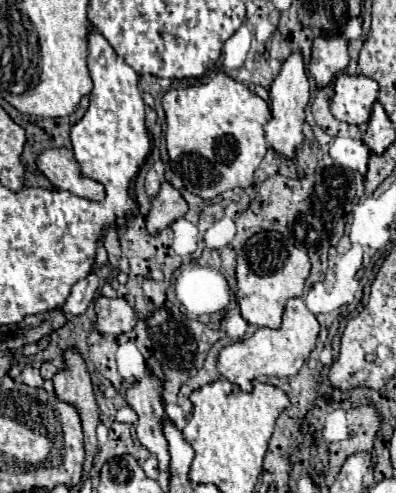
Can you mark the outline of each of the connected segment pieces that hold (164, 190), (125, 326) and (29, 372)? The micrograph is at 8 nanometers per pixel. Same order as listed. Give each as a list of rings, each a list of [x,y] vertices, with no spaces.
[[[164,182],[160,186],[160,192],[152,198],[152,208],[148,214],[148,230],[150,232],[158,232],[168,228],[176,218],[184,216],[188,210],[186,200],[180,196],[180,192],[170,186],[168,182]]]
[[[106,296],[96,298],[96,330],[102,336],[106,334],[118,336],[130,332],[134,324],[136,324],[134,312],[124,298],[106,298]]]
[[[26,366],[26,368],[22,370],[22,380],[24,380],[24,384],[28,384],[28,386],[42,386],[42,384],[44,384],[40,372],[38,372],[36,368],[32,368],[32,366]]]

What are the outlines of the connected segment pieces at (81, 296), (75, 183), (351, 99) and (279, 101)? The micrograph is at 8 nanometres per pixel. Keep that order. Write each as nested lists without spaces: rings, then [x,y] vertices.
[[[90,272],[84,280],[80,280],[80,284],[72,286],[72,292],[70,292],[62,312],[68,316],[82,316],[86,312],[88,304],[94,300],[96,290],[98,290],[98,276],[94,272]]]
[[[50,148],[44,150],[38,160],[38,170],[60,190],[68,190],[80,198],[88,200],[102,200],[104,198],[104,186],[96,184],[94,180],[88,180],[80,176],[80,168],[76,164],[76,158],[72,150],[66,148]]]
[[[340,72],[334,80],[334,94],[330,98],[330,112],[346,124],[362,126],[368,122],[372,104],[378,98],[378,84],[366,76],[348,76]]]
[[[294,52],[284,60],[278,76],[274,78],[274,82],[270,86],[270,96],[272,96],[272,104],[270,104],[272,118],[264,126],[266,140],[278,154],[282,154],[286,158],[292,158],[294,152],[302,146],[302,140],[304,140],[304,134],[302,134],[304,110],[306,110],[308,100],[310,100],[310,84],[308,84],[308,76],[306,76],[306,70],[304,70],[302,54]]]

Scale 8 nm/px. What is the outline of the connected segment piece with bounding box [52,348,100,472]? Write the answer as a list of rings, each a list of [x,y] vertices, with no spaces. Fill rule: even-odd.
[[[66,348],[64,352],[64,368],[56,372],[52,378],[56,396],[64,402],[70,402],[76,406],[80,418],[82,418],[82,430],[84,430],[84,444],[86,444],[86,462],[84,472],[90,472],[92,458],[96,454],[98,442],[96,442],[96,426],[100,422],[98,406],[94,398],[94,388],[90,382],[90,374],[86,368],[84,358],[76,348]]]

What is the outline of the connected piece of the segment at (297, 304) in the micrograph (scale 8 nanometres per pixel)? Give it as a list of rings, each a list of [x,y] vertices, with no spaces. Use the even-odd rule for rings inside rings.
[[[292,298],[288,300],[286,304],[286,312],[284,312],[284,320],[282,320],[282,326],[272,330],[272,328],[258,328],[250,338],[244,338],[244,340],[238,340],[234,344],[228,344],[220,350],[218,354],[218,360],[216,360],[216,368],[220,372],[220,376],[224,380],[228,380],[230,384],[238,386],[242,392],[250,392],[252,390],[252,380],[258,378],[258,376],[294,376],[302,366],[304,362],[308,360],[310,352],[314,350],[316,346],[316,338],[318,338],[318,332],[320,332],[320,326],[318,326],[318,320],[316,316],[306,308],[304,300],[302,298]]]

